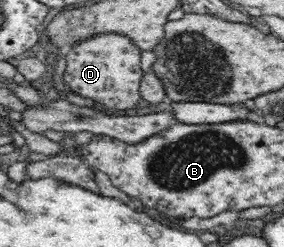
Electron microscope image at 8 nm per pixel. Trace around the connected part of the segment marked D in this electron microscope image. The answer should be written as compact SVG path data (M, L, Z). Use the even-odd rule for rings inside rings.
M98 33L65 50L67 66L63 73L64 83L82 97L90 97L98 106L106 109L133 108L141 99L140 80L144 75L140 68L141 49L121 33Z

